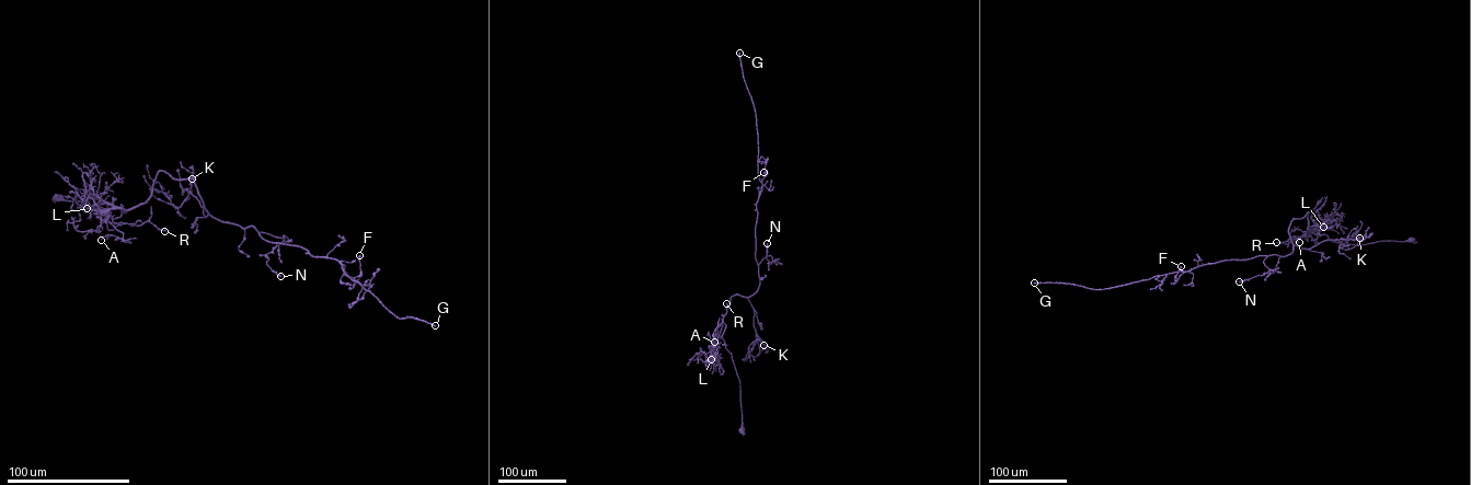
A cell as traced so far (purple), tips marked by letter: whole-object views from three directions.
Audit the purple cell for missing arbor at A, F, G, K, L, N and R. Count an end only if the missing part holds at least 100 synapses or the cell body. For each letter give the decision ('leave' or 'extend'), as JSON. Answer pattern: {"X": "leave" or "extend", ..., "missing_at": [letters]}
{"A": "leave", "F": "leave", "G": "extend", "K": "leave", "L": "leave", "N": "leave", "R": "leave", "missing_at": ["G"]}

